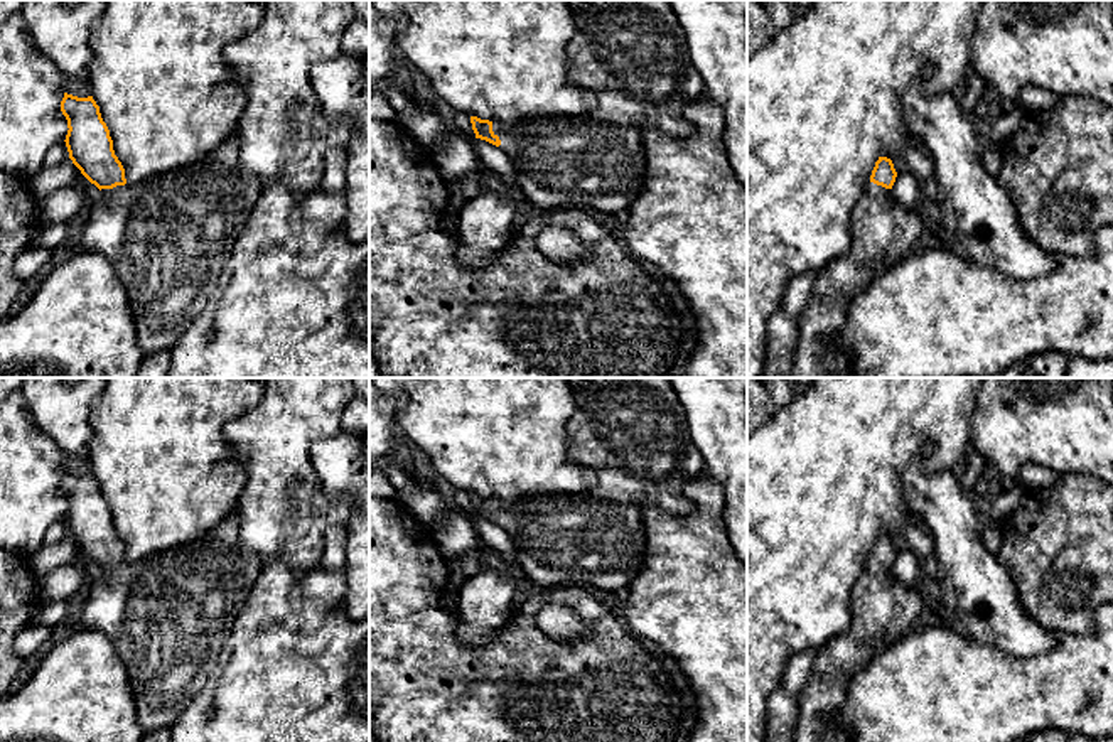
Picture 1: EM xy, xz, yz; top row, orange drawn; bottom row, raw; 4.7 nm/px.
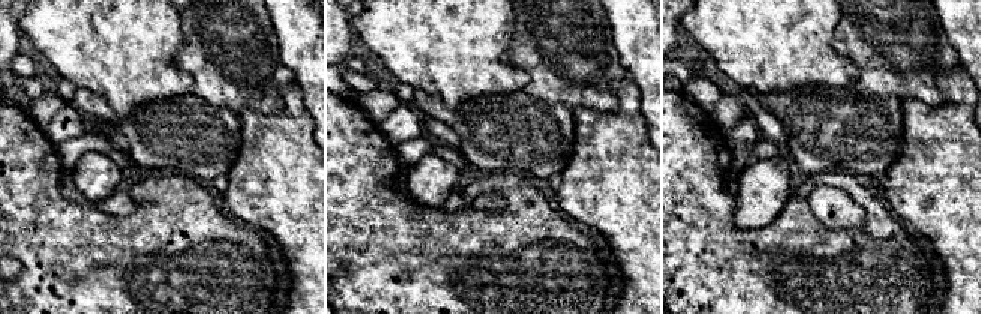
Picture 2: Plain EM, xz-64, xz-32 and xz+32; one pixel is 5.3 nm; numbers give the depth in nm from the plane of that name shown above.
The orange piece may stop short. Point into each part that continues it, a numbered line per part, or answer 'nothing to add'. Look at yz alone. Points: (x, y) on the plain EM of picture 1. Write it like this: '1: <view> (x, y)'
1: yz (884, 611)

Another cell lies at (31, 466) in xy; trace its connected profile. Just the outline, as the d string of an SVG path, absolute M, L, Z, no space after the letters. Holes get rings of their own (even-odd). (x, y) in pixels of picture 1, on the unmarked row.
M22 391L0 405L0 546L30 556L47 528L66 518L67 497L61 489L64 454L30 417Z

